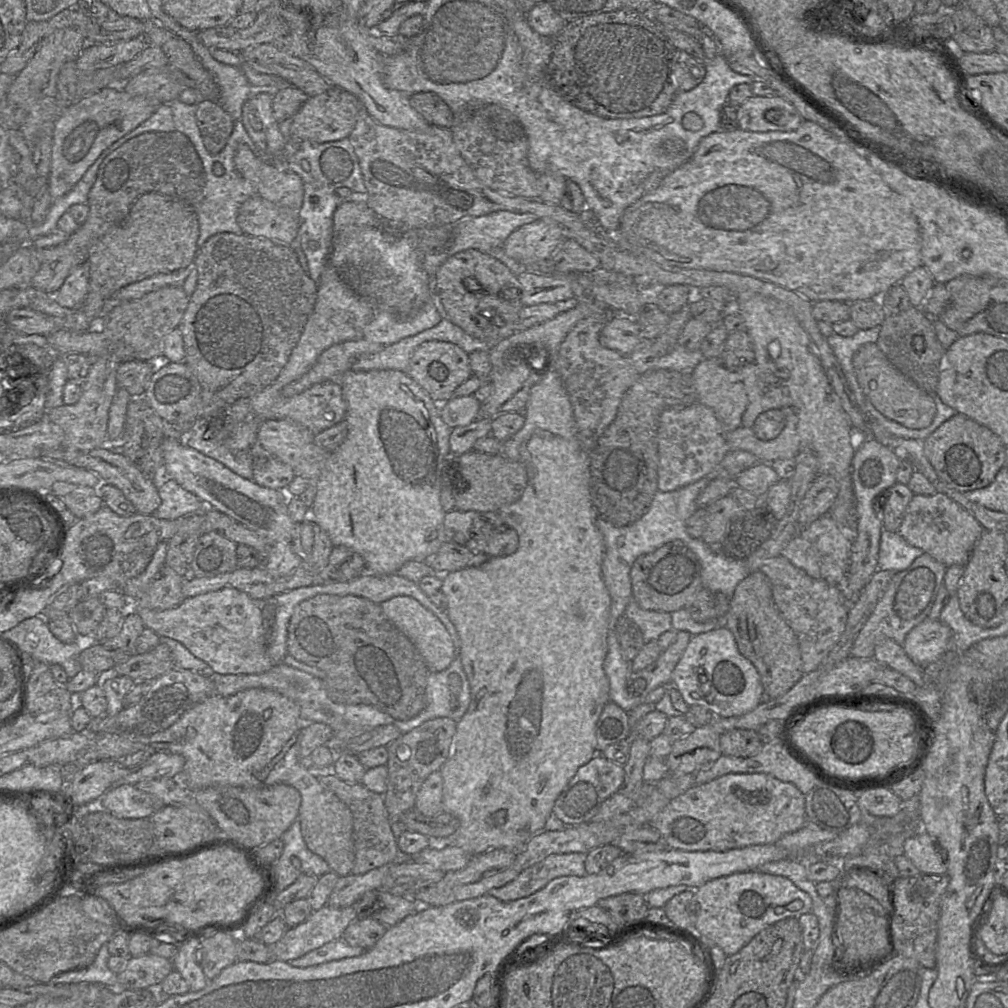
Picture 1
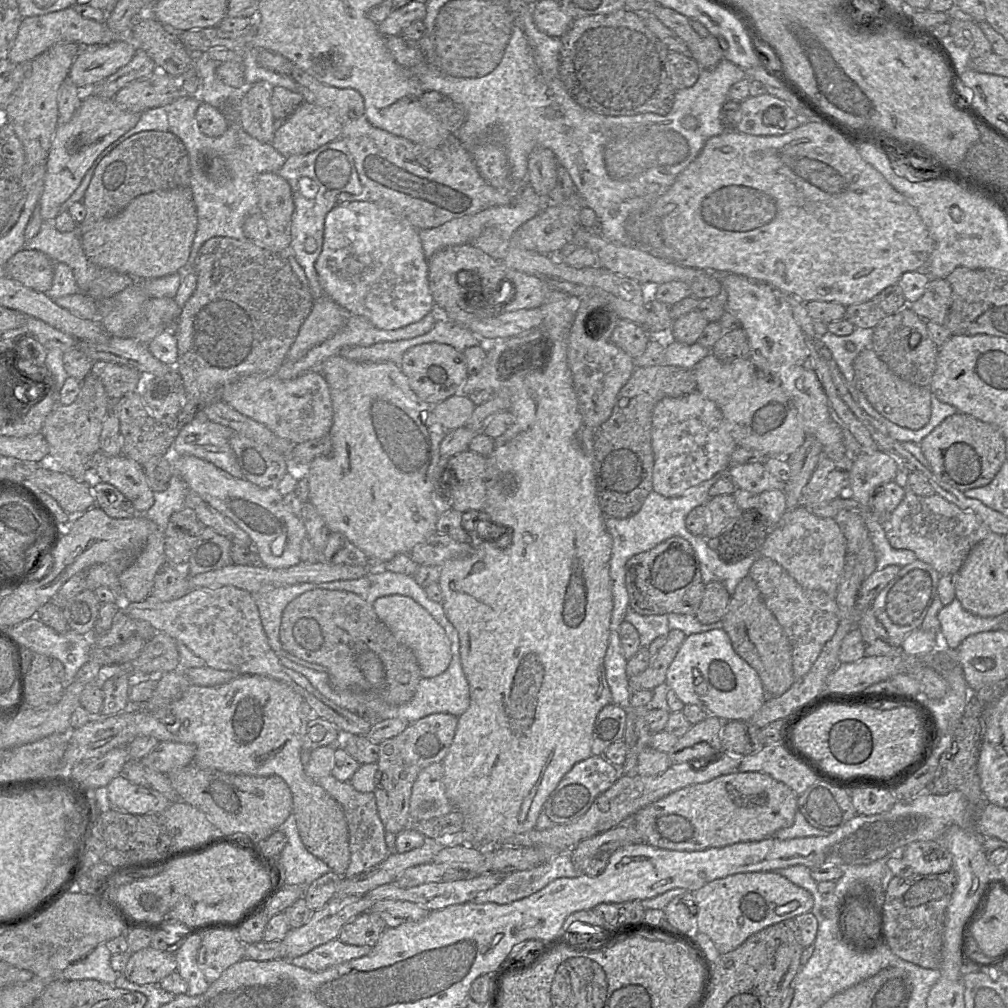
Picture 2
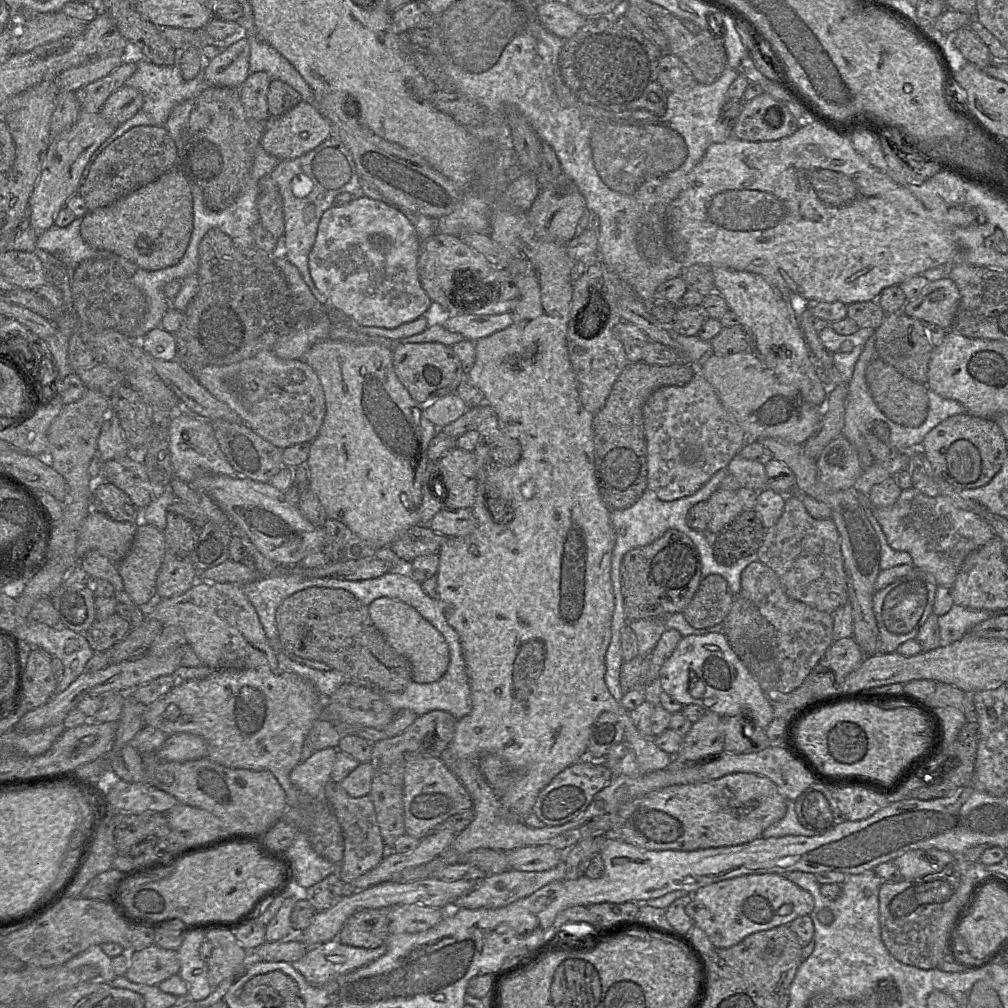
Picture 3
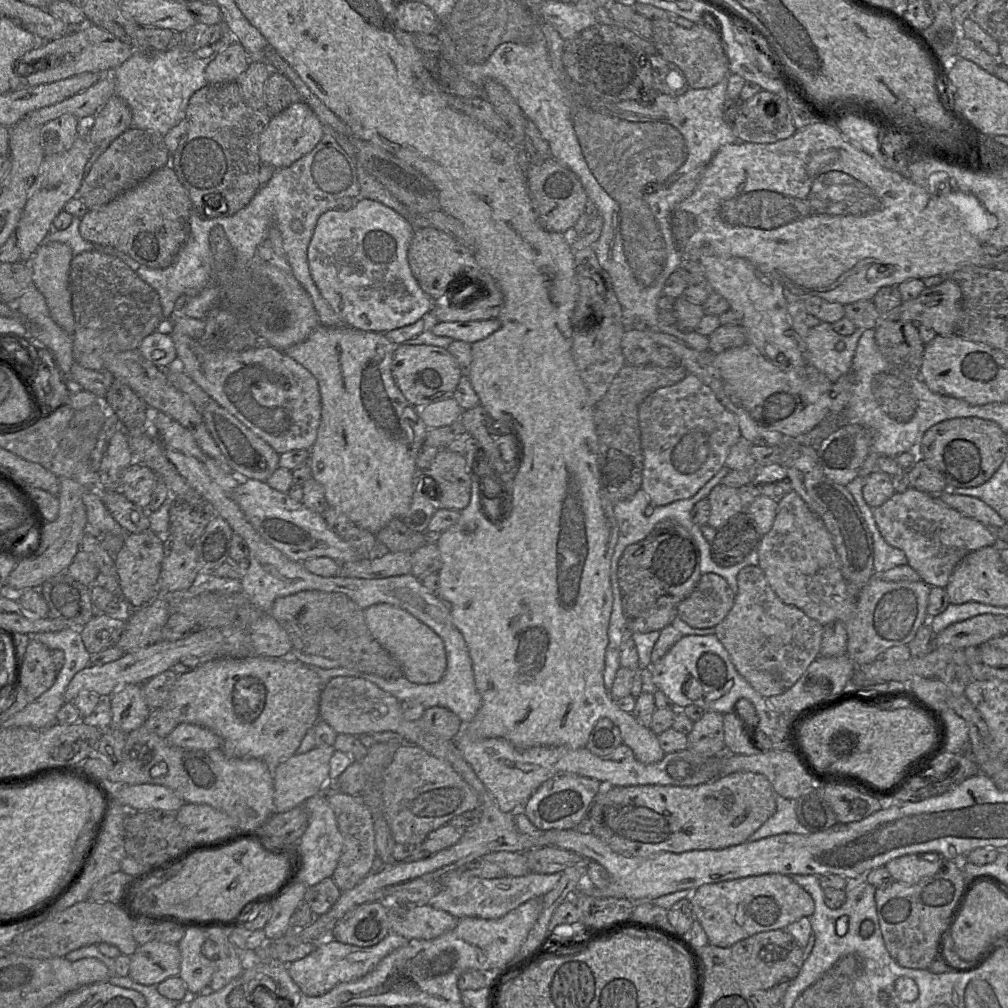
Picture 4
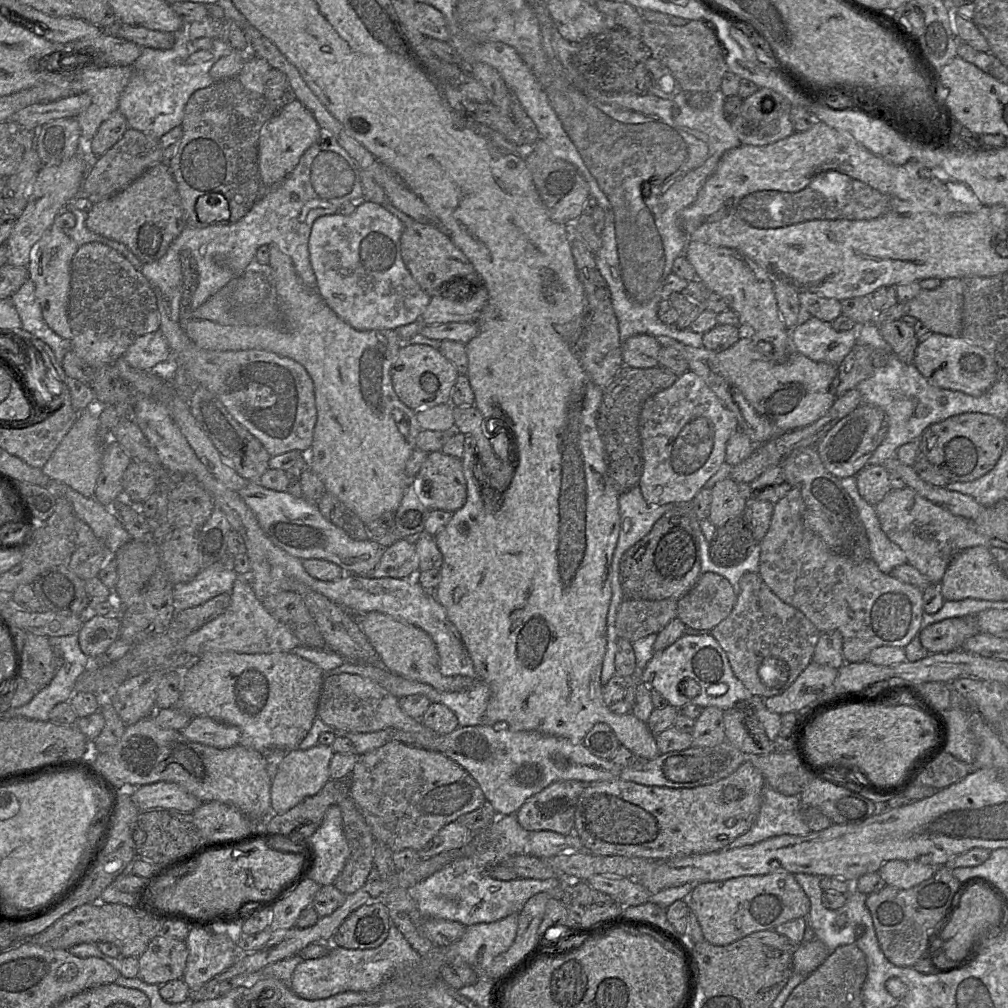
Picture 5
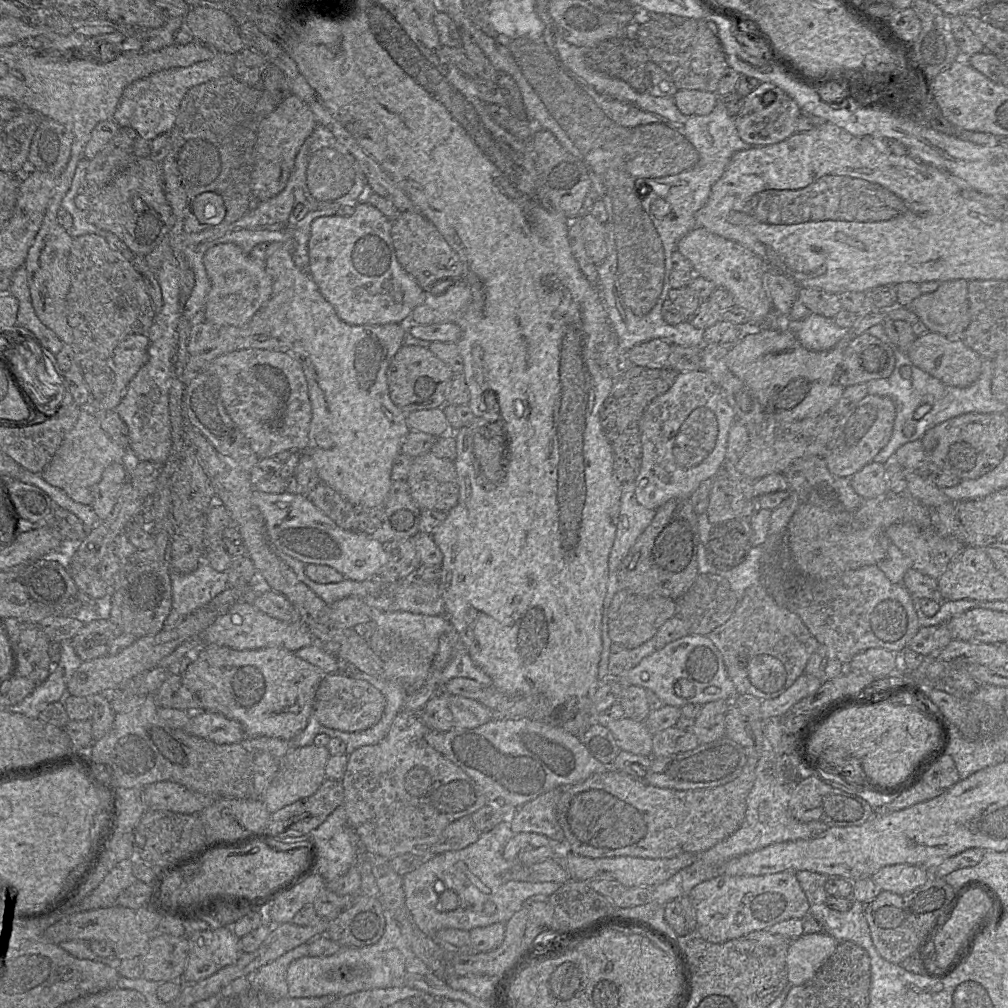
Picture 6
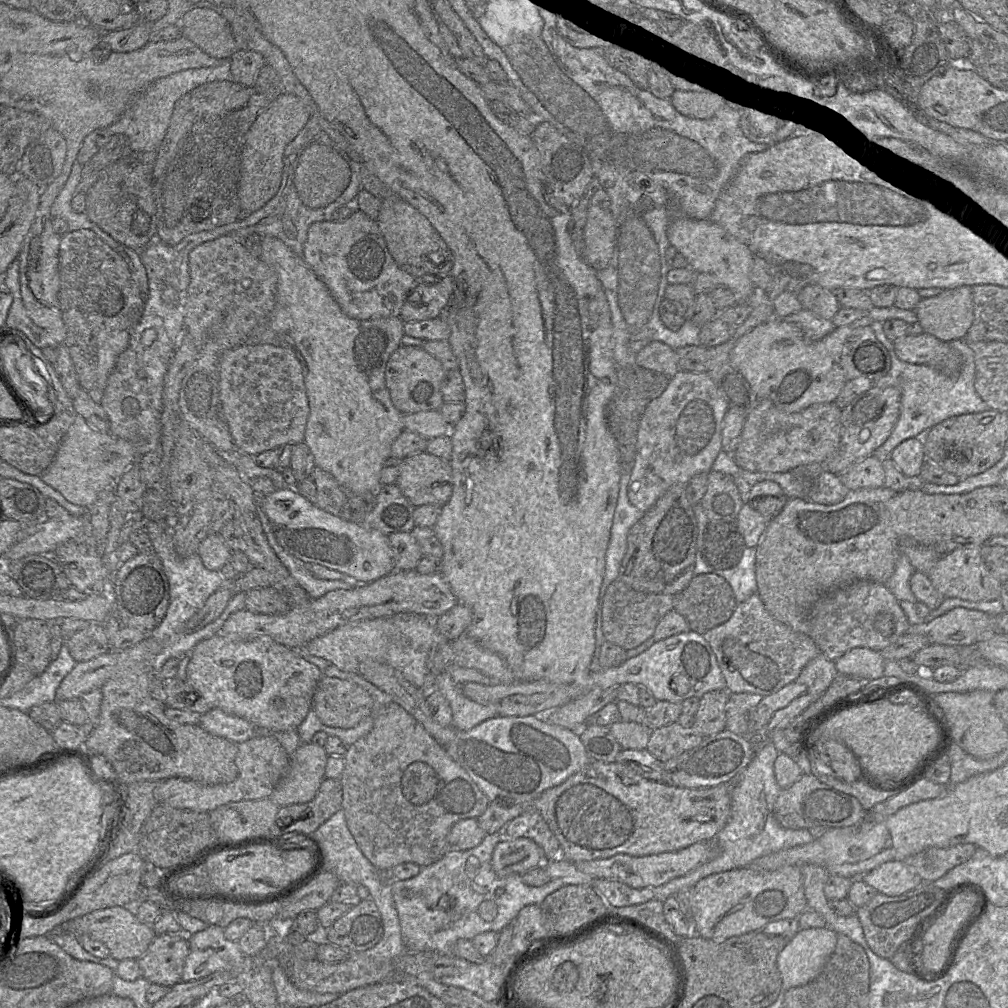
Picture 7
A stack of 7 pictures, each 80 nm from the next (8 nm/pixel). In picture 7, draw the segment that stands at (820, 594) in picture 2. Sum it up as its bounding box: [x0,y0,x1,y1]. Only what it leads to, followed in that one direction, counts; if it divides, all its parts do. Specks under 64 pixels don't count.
[703,593,819,697]

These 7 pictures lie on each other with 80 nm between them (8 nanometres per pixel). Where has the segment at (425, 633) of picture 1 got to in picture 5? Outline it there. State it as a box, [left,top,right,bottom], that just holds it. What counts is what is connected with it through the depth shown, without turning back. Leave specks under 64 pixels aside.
[355,612,474,692]

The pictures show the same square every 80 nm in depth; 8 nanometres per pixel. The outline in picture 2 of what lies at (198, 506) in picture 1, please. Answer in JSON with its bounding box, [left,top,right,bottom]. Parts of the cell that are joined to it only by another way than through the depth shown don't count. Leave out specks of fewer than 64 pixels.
[139,474,188,532]

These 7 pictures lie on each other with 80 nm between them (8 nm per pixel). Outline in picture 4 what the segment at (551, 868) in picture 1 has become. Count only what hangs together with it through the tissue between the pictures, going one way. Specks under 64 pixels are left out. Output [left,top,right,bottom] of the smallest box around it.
[428,870,562,919]

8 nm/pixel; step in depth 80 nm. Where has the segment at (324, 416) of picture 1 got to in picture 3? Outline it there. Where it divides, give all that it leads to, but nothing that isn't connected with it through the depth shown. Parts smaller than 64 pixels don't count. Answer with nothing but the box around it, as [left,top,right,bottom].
[193,350,326,450]

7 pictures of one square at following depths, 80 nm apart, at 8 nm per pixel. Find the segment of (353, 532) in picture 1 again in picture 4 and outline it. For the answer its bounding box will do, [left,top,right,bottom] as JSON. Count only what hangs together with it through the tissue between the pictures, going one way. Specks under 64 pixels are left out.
[283,324,431,535]

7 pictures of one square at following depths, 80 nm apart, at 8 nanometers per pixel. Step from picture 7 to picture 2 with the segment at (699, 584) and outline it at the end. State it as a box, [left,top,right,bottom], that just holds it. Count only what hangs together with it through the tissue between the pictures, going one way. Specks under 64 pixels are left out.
[695,581,731,624]

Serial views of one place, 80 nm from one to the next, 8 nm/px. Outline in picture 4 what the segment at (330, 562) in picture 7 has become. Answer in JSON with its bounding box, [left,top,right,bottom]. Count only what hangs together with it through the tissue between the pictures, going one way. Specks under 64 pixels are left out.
[232,479,362,566]

